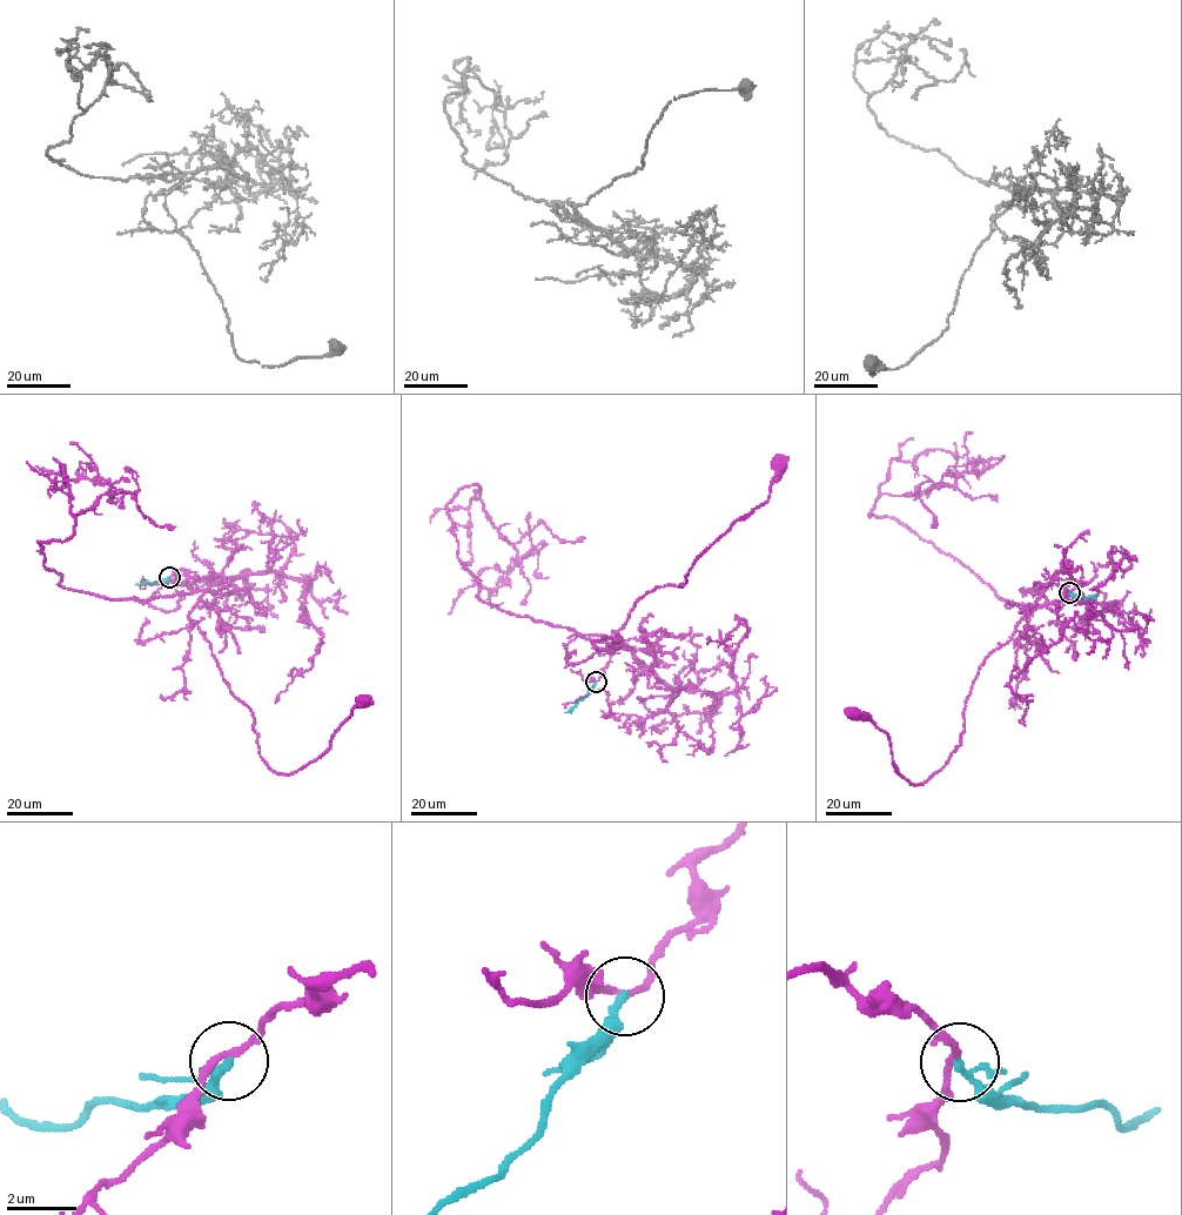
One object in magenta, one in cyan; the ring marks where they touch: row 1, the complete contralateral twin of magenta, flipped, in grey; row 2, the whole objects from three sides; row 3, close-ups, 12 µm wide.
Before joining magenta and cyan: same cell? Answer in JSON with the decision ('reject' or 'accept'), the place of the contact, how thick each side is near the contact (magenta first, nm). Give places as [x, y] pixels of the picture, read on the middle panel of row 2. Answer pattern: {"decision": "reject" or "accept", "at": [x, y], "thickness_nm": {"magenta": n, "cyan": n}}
{"decision": "reject", "at": [596, 682], "thickness_nm": {"magenta": 170, "cyan": 240}}

